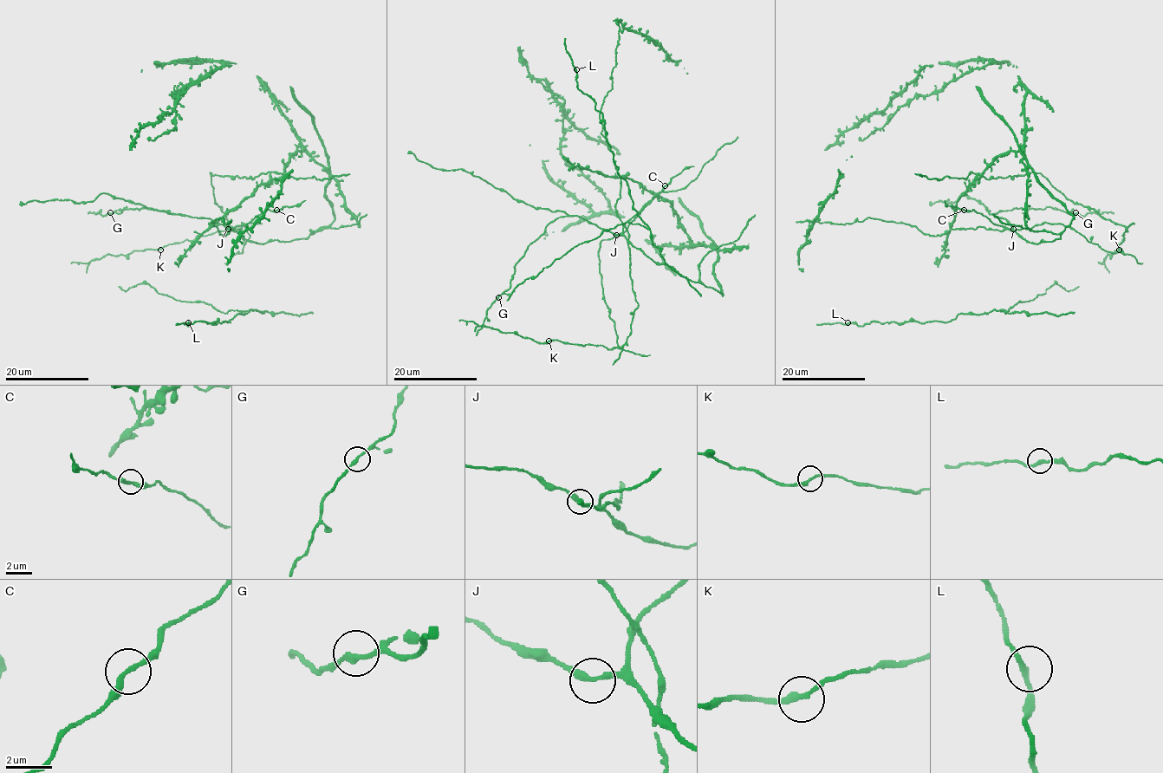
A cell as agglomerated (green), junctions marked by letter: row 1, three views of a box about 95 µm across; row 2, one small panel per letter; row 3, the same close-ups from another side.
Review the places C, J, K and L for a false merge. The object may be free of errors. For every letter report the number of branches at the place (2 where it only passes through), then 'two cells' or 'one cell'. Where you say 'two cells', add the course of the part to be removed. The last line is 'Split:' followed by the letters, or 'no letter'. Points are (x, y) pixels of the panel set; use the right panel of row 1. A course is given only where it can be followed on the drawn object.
C: 2 branches meet; one cell
J: 2 branches meet; one cell
K: 2 branches meet; one cell
L: 2 branches meet; one cell
Split: no letter

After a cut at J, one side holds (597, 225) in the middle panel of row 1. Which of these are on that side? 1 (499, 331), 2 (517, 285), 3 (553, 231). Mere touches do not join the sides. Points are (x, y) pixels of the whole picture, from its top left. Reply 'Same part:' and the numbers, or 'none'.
Same part: none

